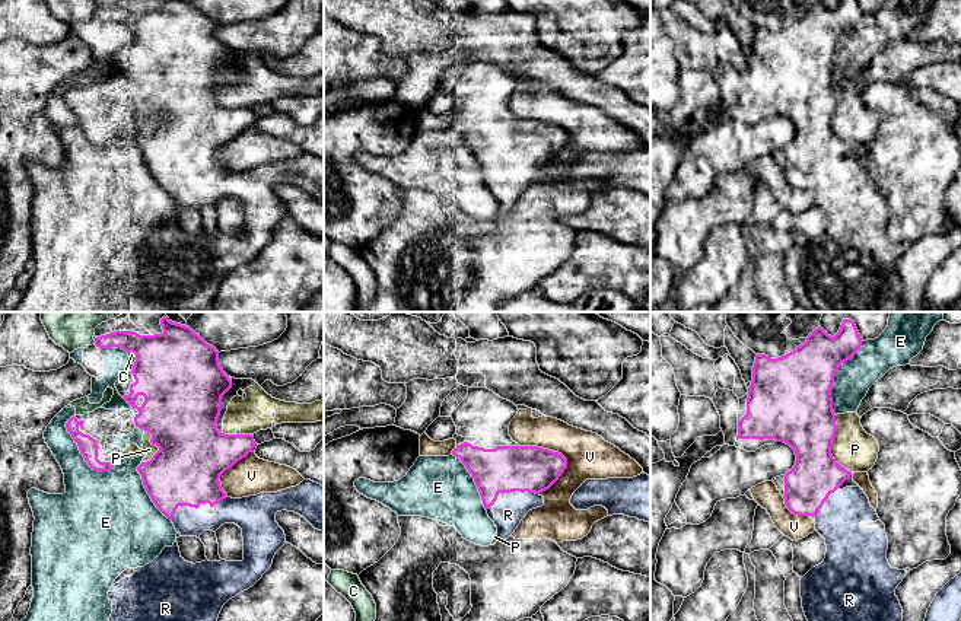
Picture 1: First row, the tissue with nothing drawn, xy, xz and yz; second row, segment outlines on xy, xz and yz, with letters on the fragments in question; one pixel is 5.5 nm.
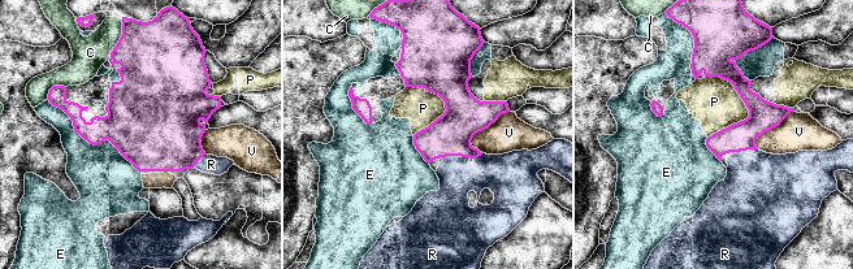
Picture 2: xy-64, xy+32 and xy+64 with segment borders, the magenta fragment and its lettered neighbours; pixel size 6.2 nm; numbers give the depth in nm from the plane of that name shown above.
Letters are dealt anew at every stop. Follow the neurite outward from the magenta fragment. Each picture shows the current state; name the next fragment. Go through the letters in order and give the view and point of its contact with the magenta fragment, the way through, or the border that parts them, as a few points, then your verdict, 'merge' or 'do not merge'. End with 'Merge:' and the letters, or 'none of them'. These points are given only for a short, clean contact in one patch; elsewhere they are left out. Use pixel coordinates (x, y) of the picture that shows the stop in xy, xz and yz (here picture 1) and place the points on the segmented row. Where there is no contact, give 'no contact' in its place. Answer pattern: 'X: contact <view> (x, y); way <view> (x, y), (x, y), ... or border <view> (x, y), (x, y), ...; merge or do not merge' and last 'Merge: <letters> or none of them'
C: contact xy (136, 357); do not merge
E: contact xy (79, 449); do not merge
P: contact yz (831, 445); do not merge
R: contact xz (522, 491); merge
V: contact xz (557, 452); do not merge
Merge: R

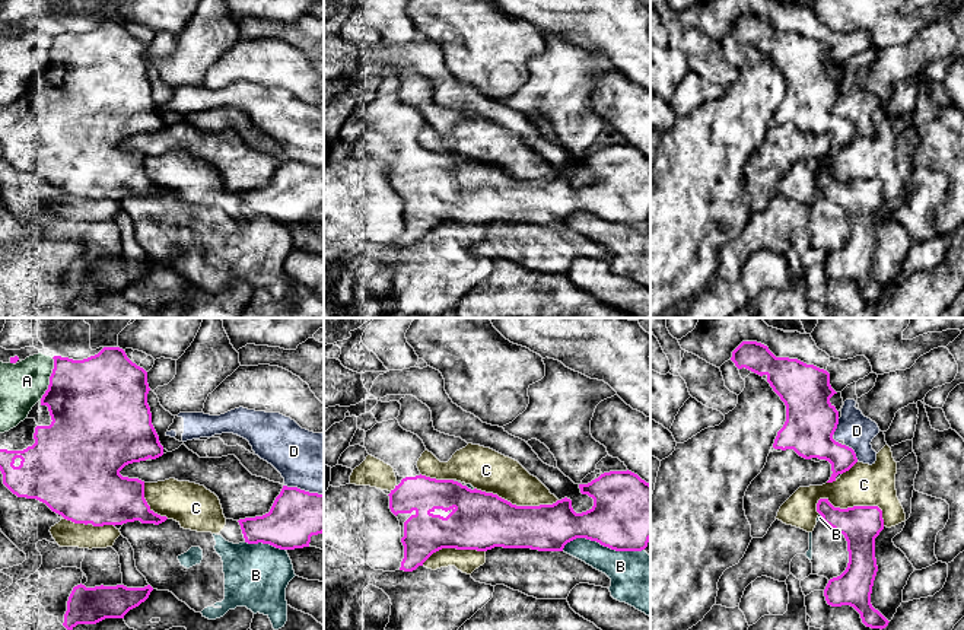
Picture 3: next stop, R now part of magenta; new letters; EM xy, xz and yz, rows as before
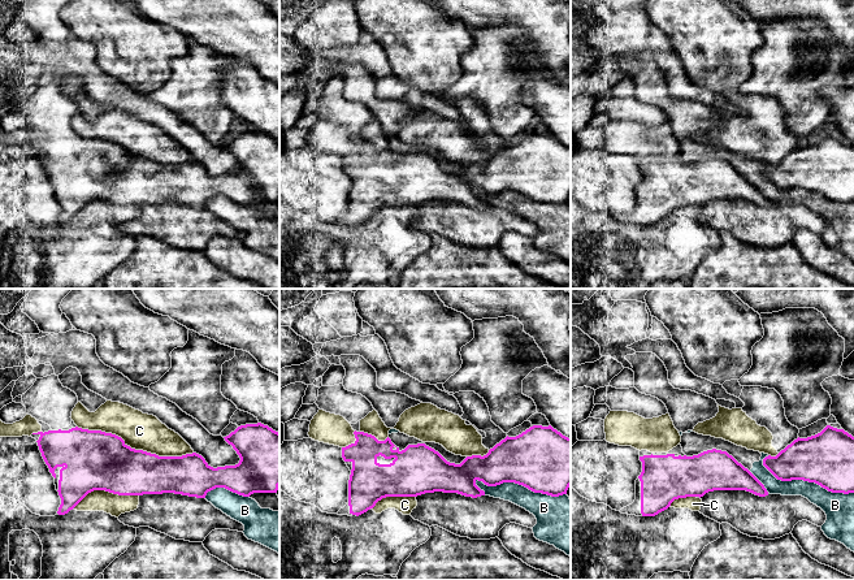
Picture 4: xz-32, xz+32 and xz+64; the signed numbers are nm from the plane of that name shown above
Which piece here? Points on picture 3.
A: contact xy (50, 378); do not merge
B: contact xz (603, 544); do not merge
C: contact yz (856, 506); do not merge
D: contact yz (853, 451); do not merge
Merge: none of them

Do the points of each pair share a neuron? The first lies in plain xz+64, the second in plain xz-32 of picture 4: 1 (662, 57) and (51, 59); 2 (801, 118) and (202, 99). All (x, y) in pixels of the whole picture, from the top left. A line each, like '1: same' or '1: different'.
1: same
2: same

